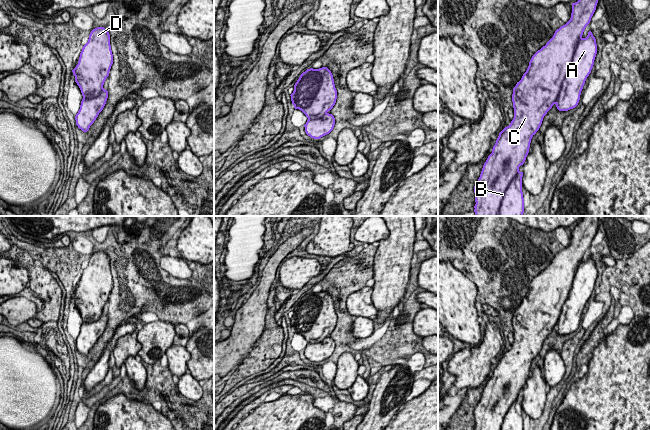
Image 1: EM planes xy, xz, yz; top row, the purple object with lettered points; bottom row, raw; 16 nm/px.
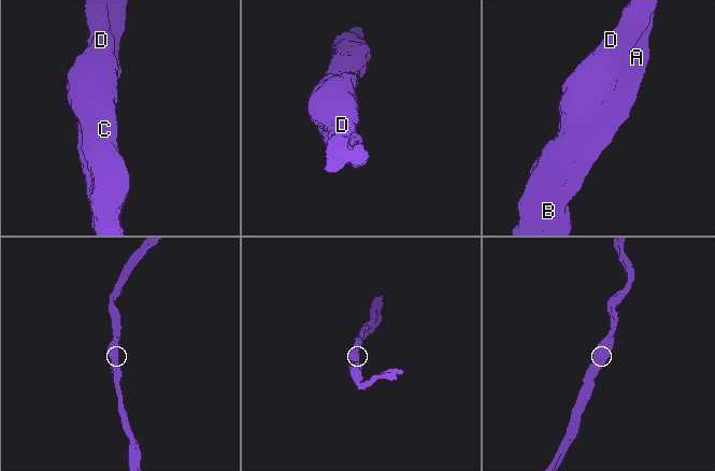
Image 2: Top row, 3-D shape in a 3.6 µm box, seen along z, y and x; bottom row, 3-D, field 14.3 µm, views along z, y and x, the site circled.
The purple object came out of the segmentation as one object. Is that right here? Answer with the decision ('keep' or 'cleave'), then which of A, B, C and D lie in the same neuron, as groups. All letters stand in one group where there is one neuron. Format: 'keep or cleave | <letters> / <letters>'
keep | A B C D

